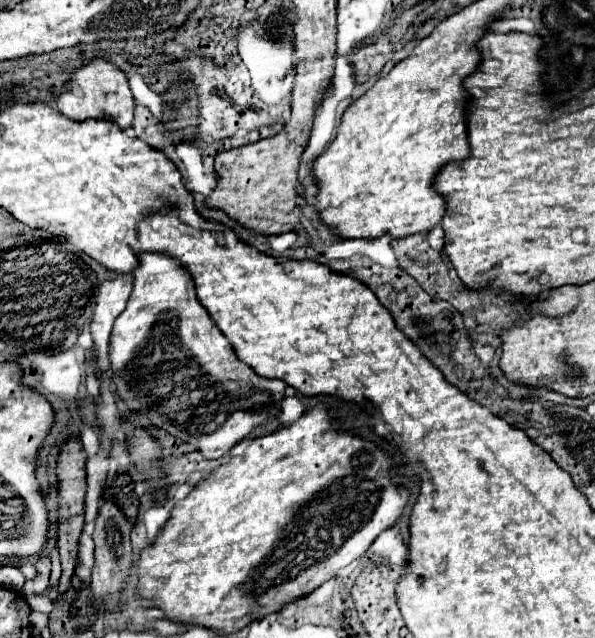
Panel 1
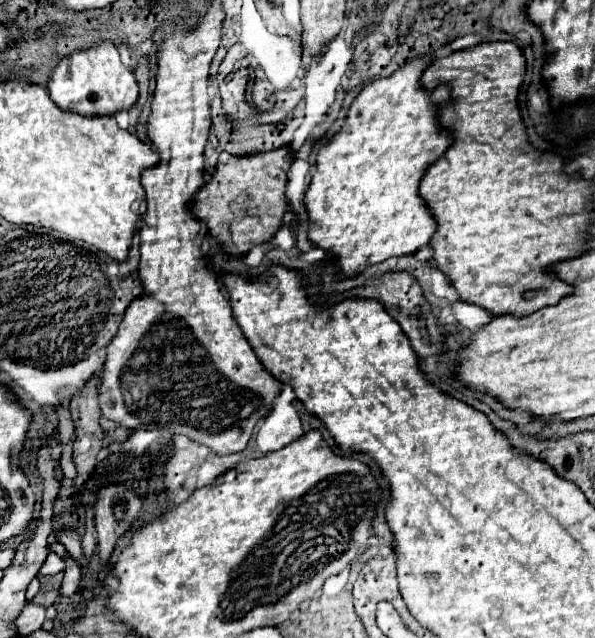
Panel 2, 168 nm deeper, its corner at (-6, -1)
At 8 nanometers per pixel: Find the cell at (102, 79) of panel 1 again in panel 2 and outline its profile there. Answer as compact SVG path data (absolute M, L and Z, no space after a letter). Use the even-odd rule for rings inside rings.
M111 41L73 51L61 59L49 75L47 89L63 111L79 115L113 115L121 109L131 109L139 95L133 71L121 63L119 51Z

